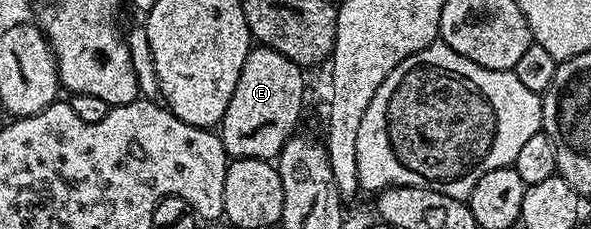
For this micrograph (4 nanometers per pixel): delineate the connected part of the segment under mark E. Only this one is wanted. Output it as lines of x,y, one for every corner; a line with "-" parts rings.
262,46
252,47
245,58
245,66
241,66
241,78
237,78
237,90
233,90
233,98
229,98
229,106
221,121
221,135
228,157
257,158
274,161
279,151
285,146
290,136
296,135
299,115
303,112
303,76
304,69
295,64
285,54
277,54
277,50

